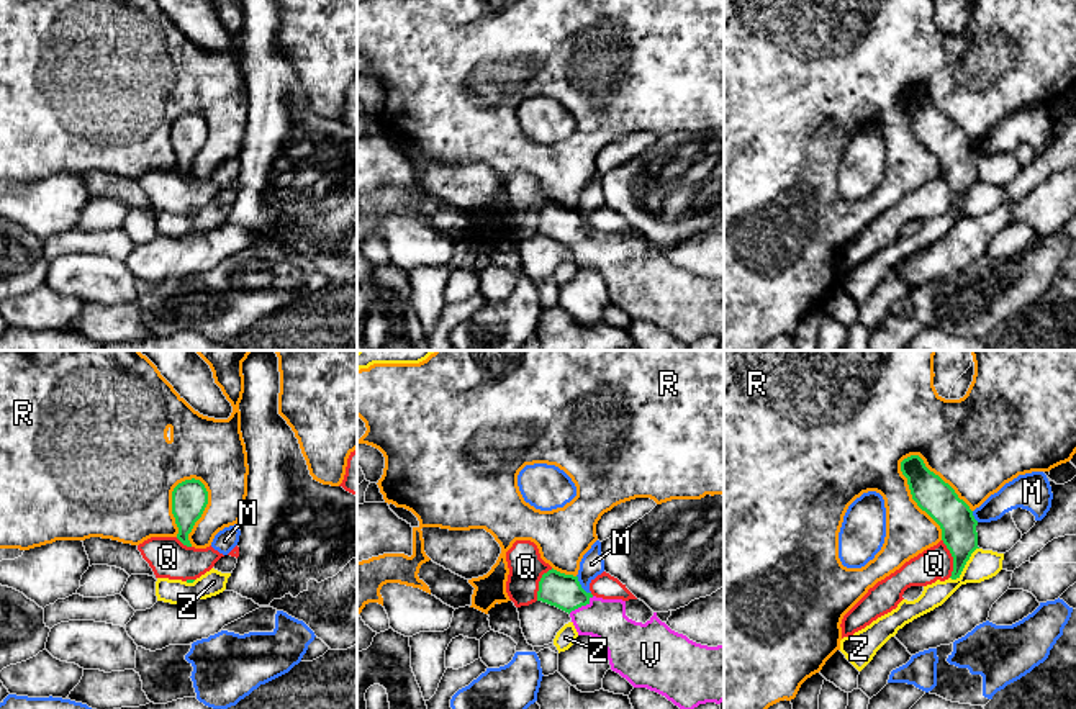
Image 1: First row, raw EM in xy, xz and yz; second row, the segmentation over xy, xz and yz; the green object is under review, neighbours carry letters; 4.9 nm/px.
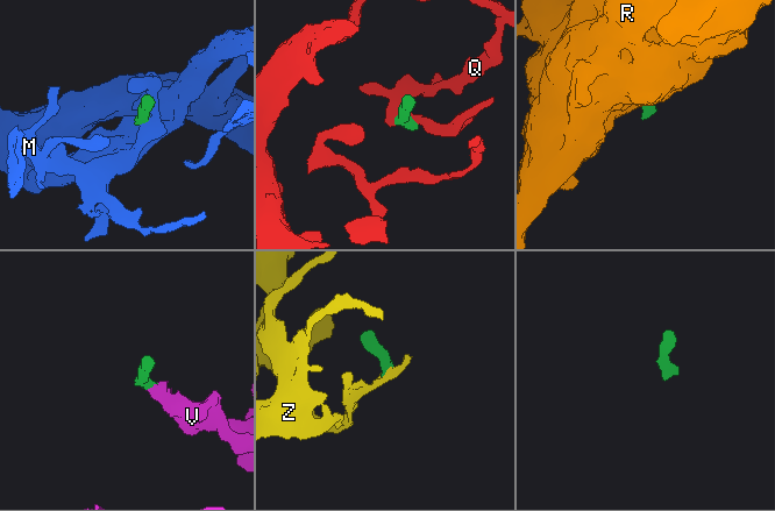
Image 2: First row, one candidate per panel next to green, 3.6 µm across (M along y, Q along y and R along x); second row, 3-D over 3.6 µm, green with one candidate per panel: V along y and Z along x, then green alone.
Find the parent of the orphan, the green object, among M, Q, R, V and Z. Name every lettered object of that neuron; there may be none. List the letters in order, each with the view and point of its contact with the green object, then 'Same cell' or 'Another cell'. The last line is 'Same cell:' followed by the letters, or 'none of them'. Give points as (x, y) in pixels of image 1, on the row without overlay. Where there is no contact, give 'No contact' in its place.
M: Touches green at xz (580, 218). Another cell
Q: Touches green at yz (953, 192). Another cell
R: Touches green at yz (913, 130). Another cell
V: Touches green at xz (580, 239). Same cell
Z: Touches green at yz (965, 197). Another cell
Same cell: V

